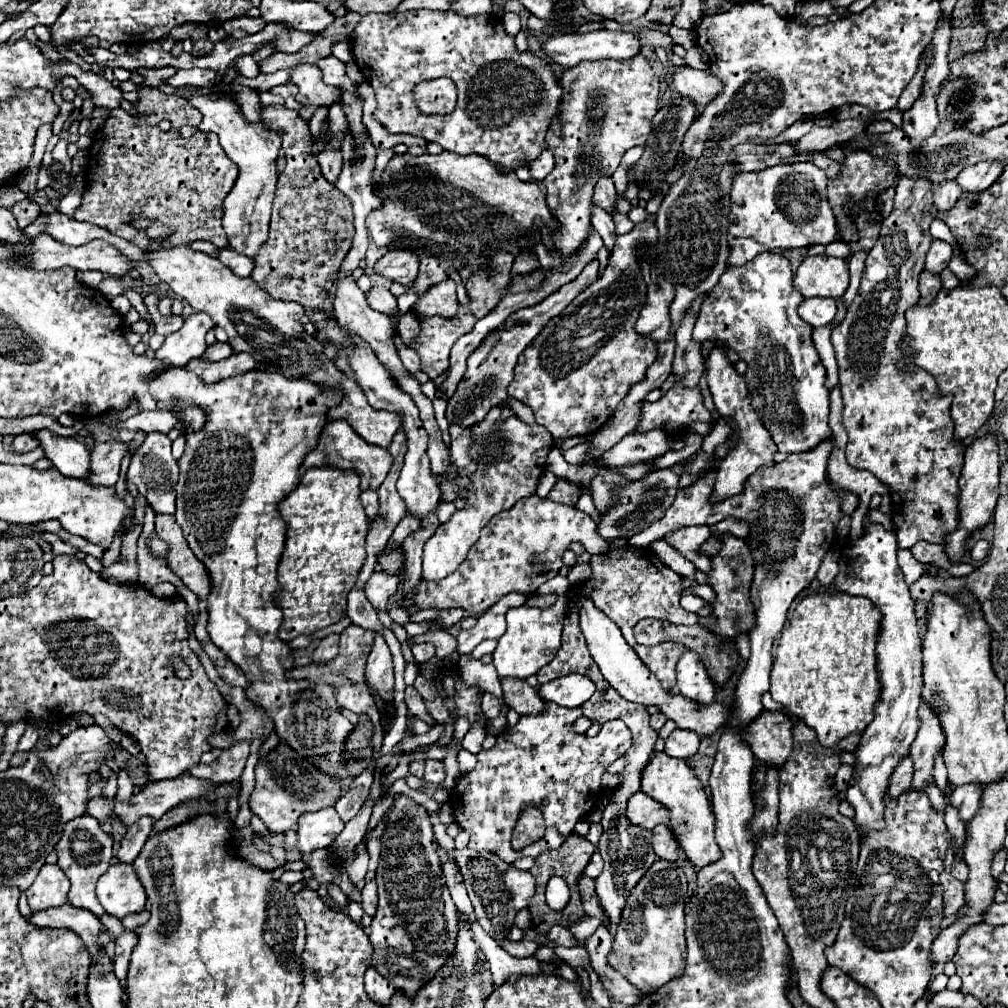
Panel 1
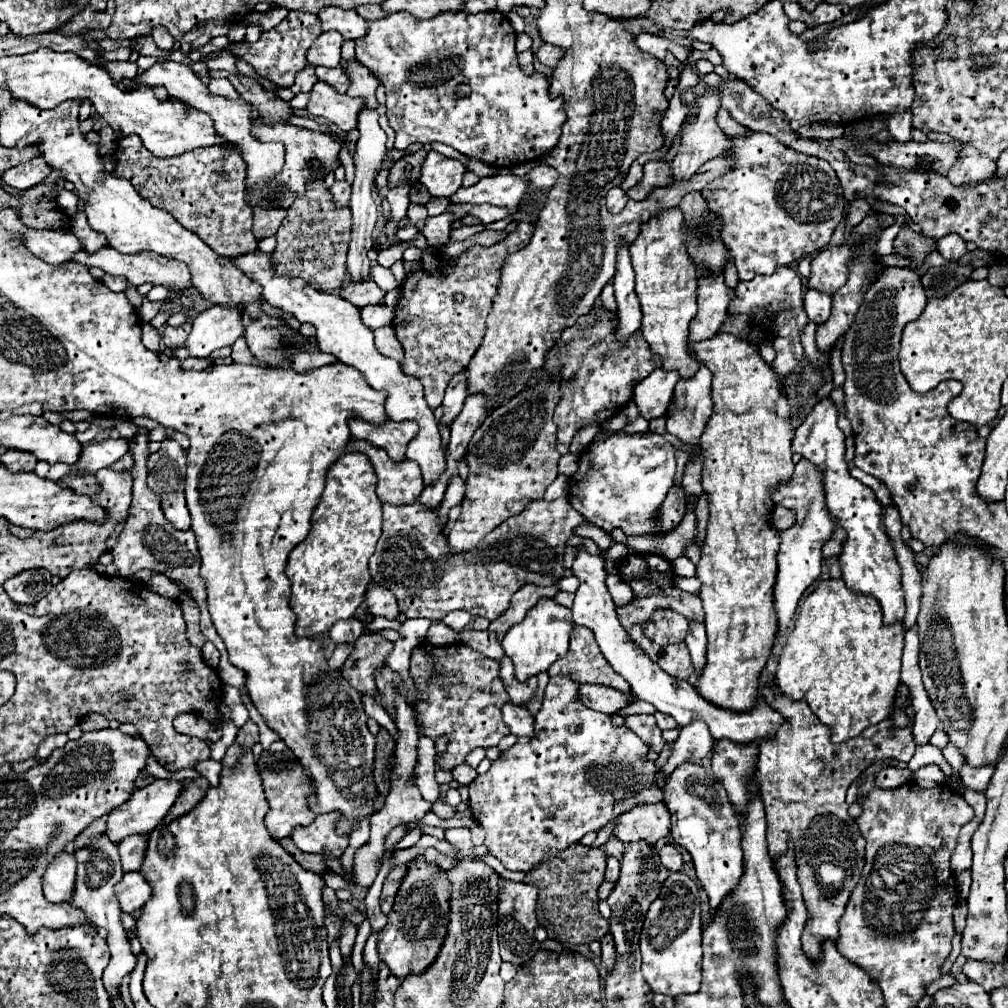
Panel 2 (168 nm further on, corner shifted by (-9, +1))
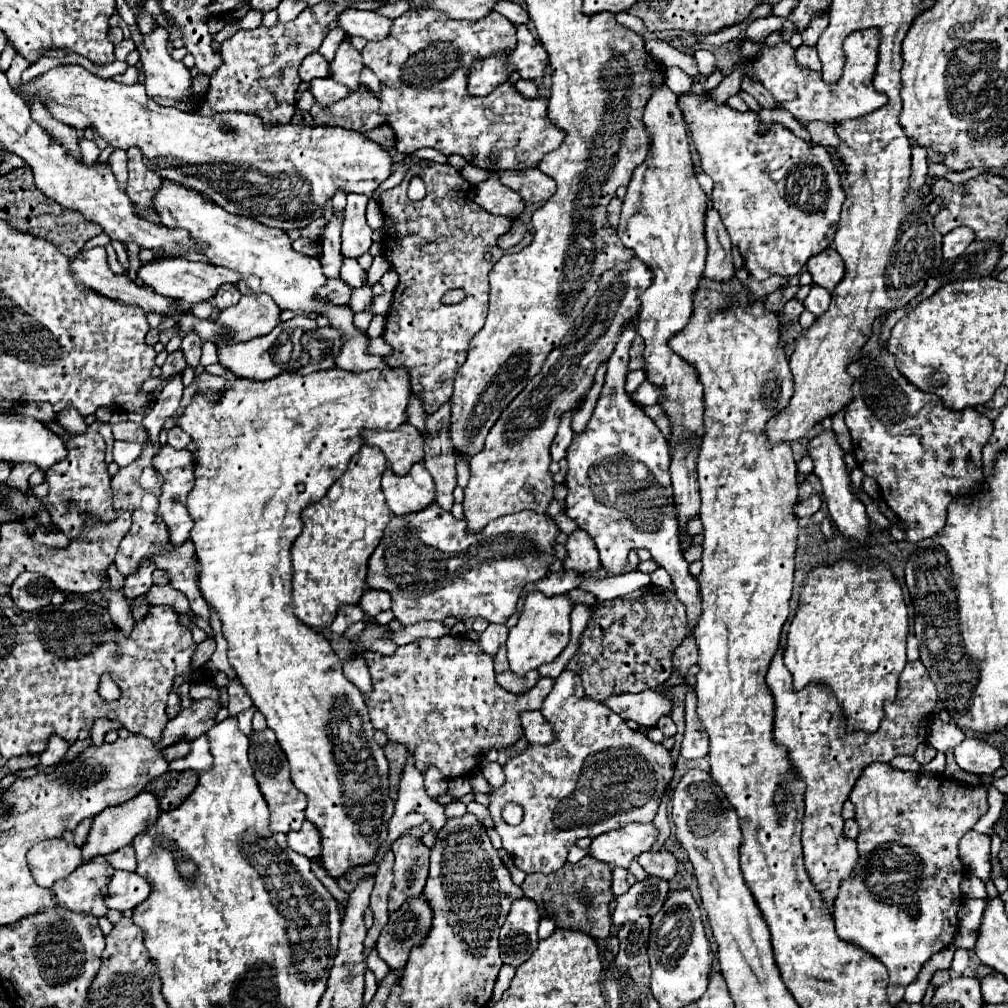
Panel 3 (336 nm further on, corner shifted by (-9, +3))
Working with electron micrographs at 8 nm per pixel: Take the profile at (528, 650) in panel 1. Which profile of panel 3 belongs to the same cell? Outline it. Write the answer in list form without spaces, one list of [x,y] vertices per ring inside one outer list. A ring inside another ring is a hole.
[[[532,591],[526,597],[522,615],[516,623],[516,627],[510,629],[506,647],[508,647],[508,663],[510,669],[516,675],[526,675],[532,669],[538,669],[544,663],[554,661],[562,649],[570,641],[570,611],[574,607],[574,601],[568,595],[558,597],[546,597],[540,591]]]

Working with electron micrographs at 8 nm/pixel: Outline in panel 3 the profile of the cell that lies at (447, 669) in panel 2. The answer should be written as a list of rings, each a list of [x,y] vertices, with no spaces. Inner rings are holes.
[[[446,635],[442,639],[418,639],[414,643],[398,647],[394,655],[388,657],[372,651],[362,651],[358,653],[358,657],[366,661],[372,675],[372,693],[364,697],[364,701],[368,705],[374,729],[384,731],[390,741],[408,747],[420,773],[424,773],[432,765],[438,767],[446,779],[472,775],[478,769],[480,755],[490,749],[514,745],[524,735],[520,713],[540,709],[542,701],[554,685],[554,679],[540,677],[540,681],[526,693],[512,695],[496,683],[492,657],[480,651],[480,647],[468,637]]]

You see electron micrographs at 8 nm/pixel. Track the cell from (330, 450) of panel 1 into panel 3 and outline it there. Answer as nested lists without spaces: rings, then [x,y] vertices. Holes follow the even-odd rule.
[[[416,463],[406,477],[392,475],[392,471],[386,469],[382,477],[382,491],[390,511],[398,517],[422,511],[436,499],[434,479],[424,463]]]

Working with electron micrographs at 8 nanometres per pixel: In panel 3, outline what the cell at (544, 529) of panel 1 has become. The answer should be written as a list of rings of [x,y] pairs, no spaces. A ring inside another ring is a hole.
[[[432,503],[432,507],[418,511],[416,515],[392,515],[384,537],[368,561],[366,587],[390,593],[392,611],[402,625],[414,625],[420,621],[444,621],[446,617],[484,617],[488,623],[506,623],[514,613],[520,591],[526,583],[538,581],[548,573],[554,561],[558,527],[548,515],[536,515],[534,511],[522,511],[494,519],[478,533],[468,533],[466,521],[458,521],[450,511]]]

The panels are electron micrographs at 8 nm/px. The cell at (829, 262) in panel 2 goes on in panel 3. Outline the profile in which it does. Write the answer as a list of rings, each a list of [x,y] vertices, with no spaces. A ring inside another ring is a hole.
[[[832,247],[810,257],[804,269],[812,275],[812,281],[816,285],[820,285],[828,291],[832,291],[844,277],[844,261]]]

